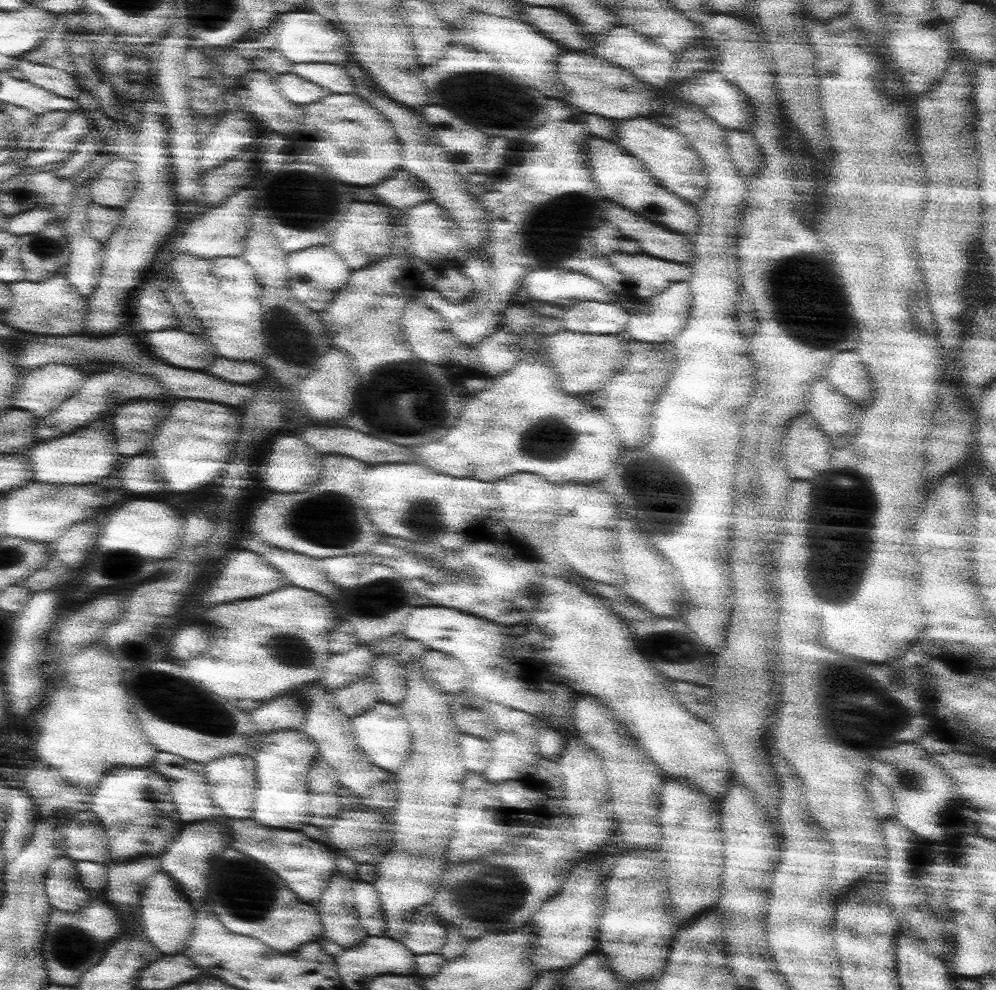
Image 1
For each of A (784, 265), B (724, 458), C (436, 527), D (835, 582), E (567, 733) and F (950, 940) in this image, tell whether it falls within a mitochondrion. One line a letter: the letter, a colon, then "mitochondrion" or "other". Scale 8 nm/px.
A: mitochondrion
B: other
C: mitochondrion
D: mitochondrion
E: other
F: other

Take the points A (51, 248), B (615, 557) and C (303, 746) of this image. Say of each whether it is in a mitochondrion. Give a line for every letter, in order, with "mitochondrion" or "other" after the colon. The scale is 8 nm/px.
A: mitochondrion
B: other
C: other

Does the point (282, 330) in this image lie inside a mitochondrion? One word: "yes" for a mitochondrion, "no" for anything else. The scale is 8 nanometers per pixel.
yes

